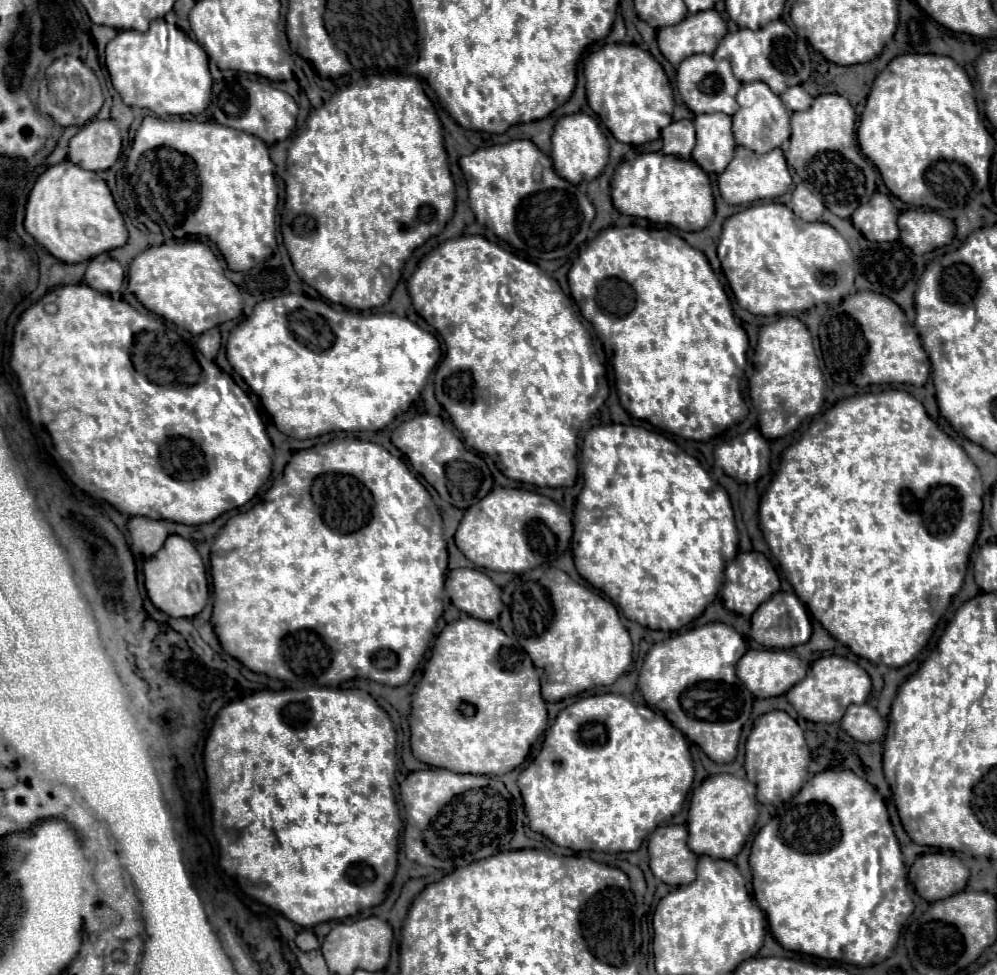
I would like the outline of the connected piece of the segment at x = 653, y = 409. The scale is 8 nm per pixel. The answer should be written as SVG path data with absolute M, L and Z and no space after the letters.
M637 225L607 227L597 235L595 241L591 241L581 251L579 259L573 263L573 267L569 271L569 285L571 285L573 299L575 299L577 307L581 309L581 315L595 327L595 333L597 333L599 341L603 343L607 361L615 373L615 387L619 393L619 401L631 417L649 421L653 427L659 427L677 437L693 439L693 441L709 441L711 437L719 435L721 429L727 429L731 423L737 423L739 419L747 417L747 405L739 393L739 379L743 377L743 371L747 365L747 349L749 349L747 333L741 329L741 325L735 323L729 297L725 295L723 285L715 277L707 257L701 251L687 245L679 235L675 235L669 229L643 229Z

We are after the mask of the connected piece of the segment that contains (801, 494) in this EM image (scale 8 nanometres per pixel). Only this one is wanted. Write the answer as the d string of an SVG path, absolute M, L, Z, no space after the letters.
M889 389L881 393L865 393L841 399L823 415L812 420L811 427L805 431L805 435L795 445L785 449L779 471L769 491L761 499L759 525L767 545L779 559L783 571L789 575L797 575L797 581L793 583L797 597L837 641L847 645L855 655L869 659L875 665L903 667L909 661L913 661L913 657L927 645L933 627L937 625L955 593L963 585L969 551L977 539L981 525L981 495L981 475L963 451L963 447L959 447L947 433L939 429L939 425L927 415L921 401L917 401L913 395L905 391Z

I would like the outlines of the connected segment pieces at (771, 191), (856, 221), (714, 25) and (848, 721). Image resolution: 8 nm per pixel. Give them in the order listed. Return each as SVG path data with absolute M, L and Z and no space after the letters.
M739 145L735 149L733 161L719 175L717 183L719 183L719 191L721 191L721 197L725 199L725 203L743 205L743 203L751 203L757 199L771 199L771 197L783 195L791 185L791 175L789 175L781 149L773 149L765 155L759 155L759 153L753 153L751 149L745 149Z
M875 193L869 203L861 205L861 209L855 209L851 221L869 241L881 243L895 241L899 237L897 209L883 193Z
M715 11L689 13L681 23L667 25L657 31L659 49L671 65L679 65L685 57L693 53L713 55L717 43L727 35L727 25L723 17Z
M849 705L845 717L841 719L841 727L857 741L869 743L883 739L885 723L879 717L877 709L871 705Z

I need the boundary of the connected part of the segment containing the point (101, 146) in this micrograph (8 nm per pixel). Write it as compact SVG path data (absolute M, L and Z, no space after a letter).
M91 119L71 141L69 141L69 161L89 169L105 171L109 169L121 153L121 133L115 121Z

